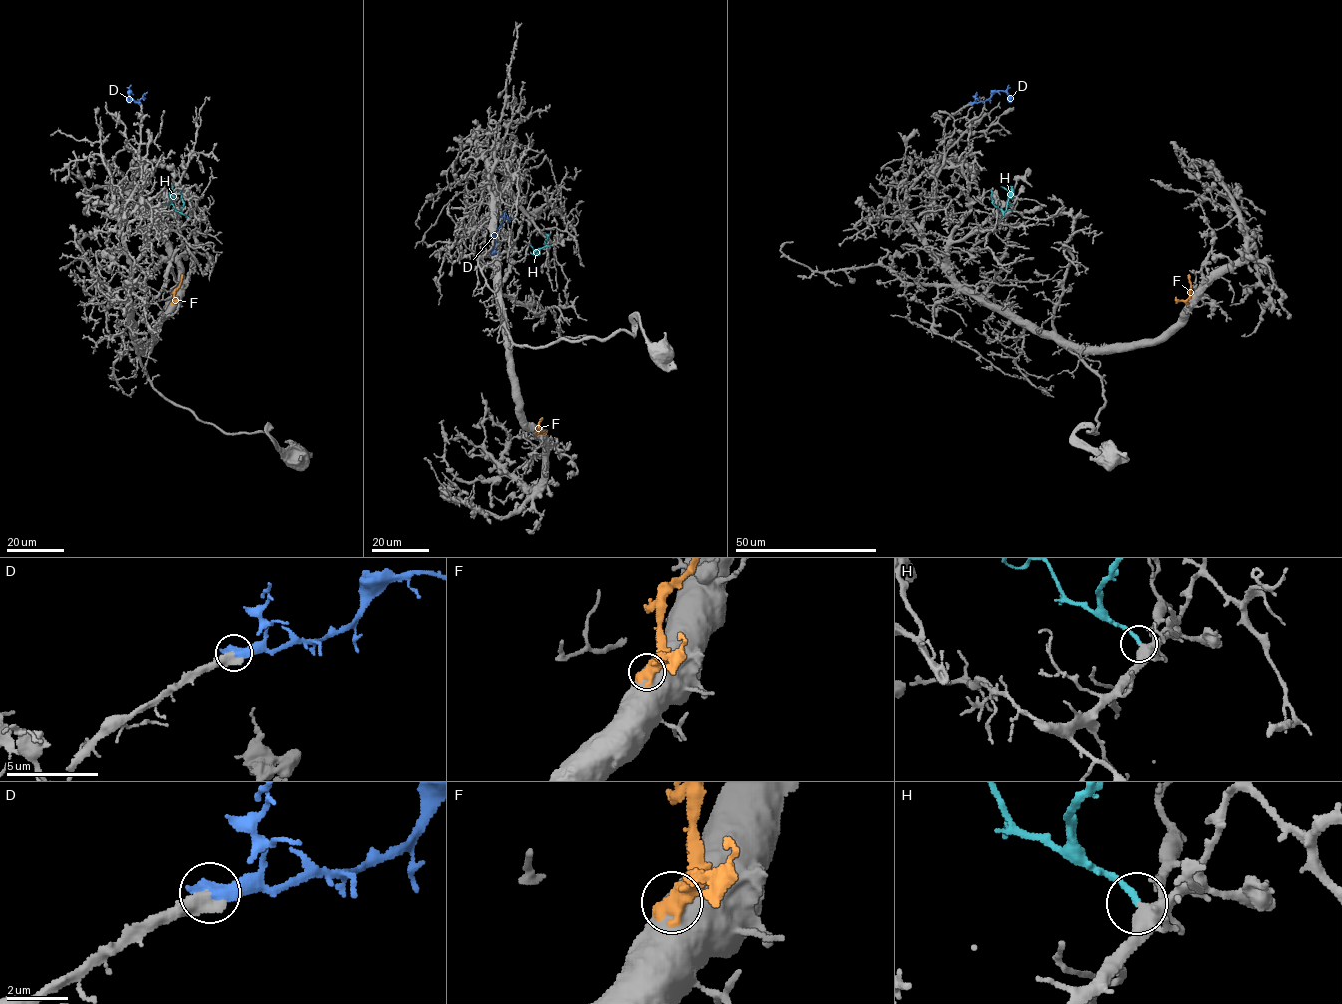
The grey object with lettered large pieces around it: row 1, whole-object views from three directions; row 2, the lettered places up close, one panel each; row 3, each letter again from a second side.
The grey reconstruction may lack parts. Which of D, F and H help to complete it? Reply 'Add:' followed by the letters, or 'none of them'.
Add: D, H

